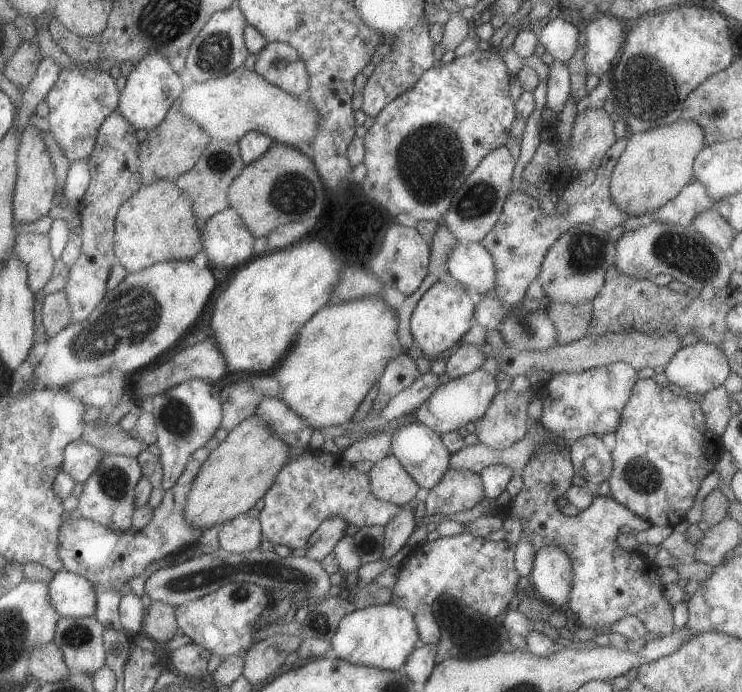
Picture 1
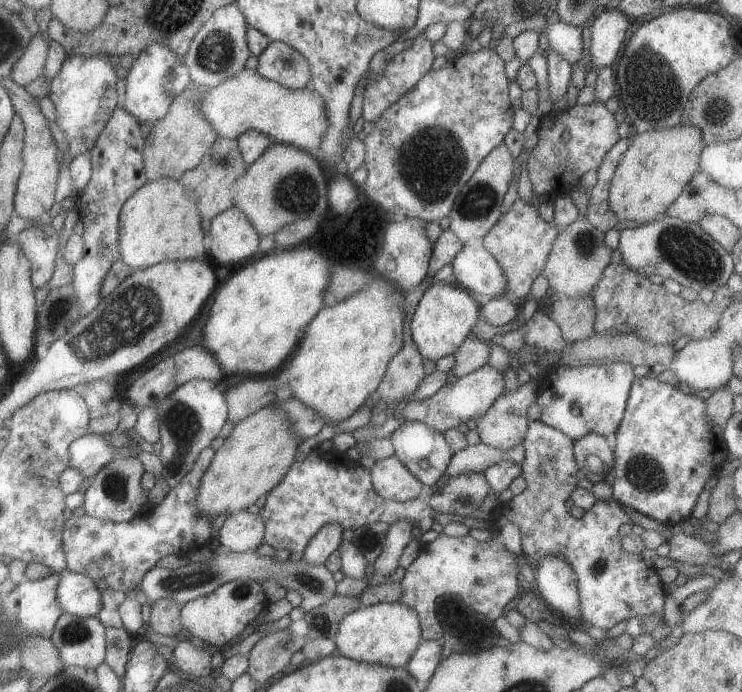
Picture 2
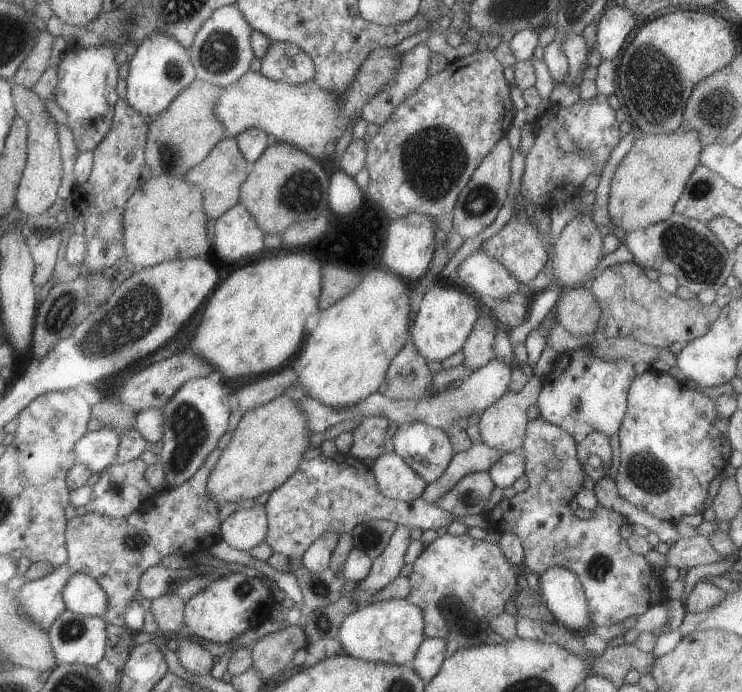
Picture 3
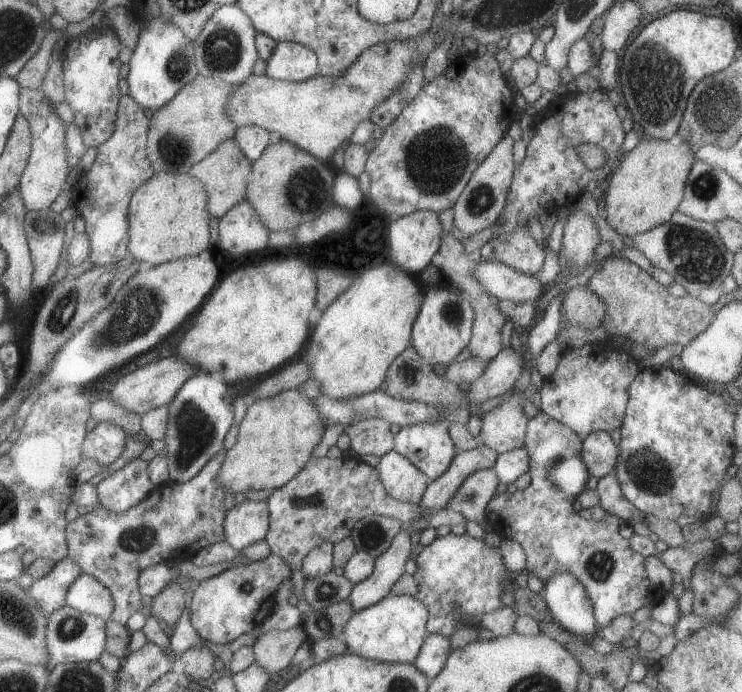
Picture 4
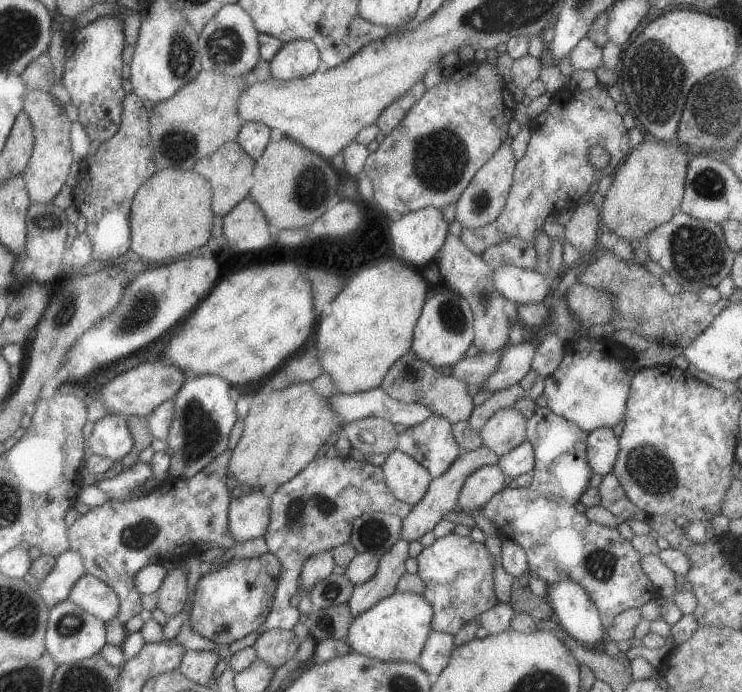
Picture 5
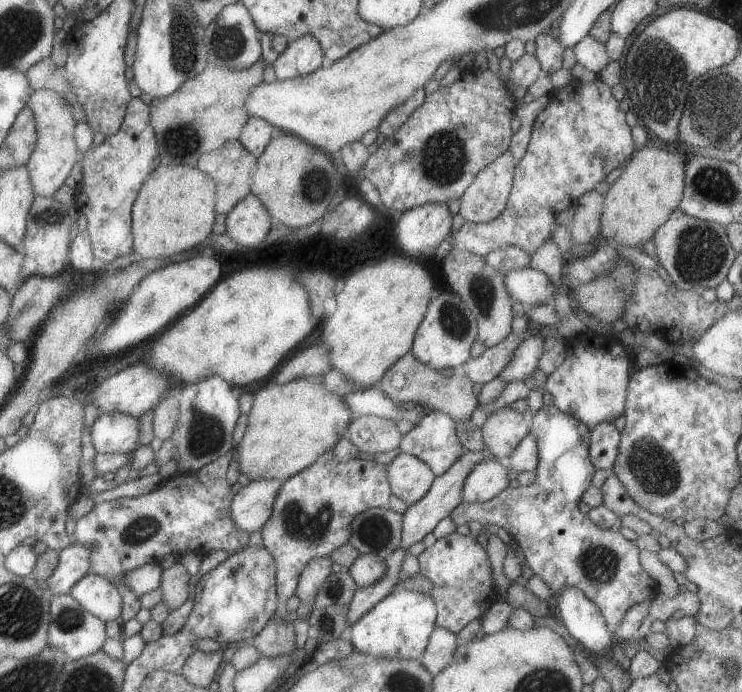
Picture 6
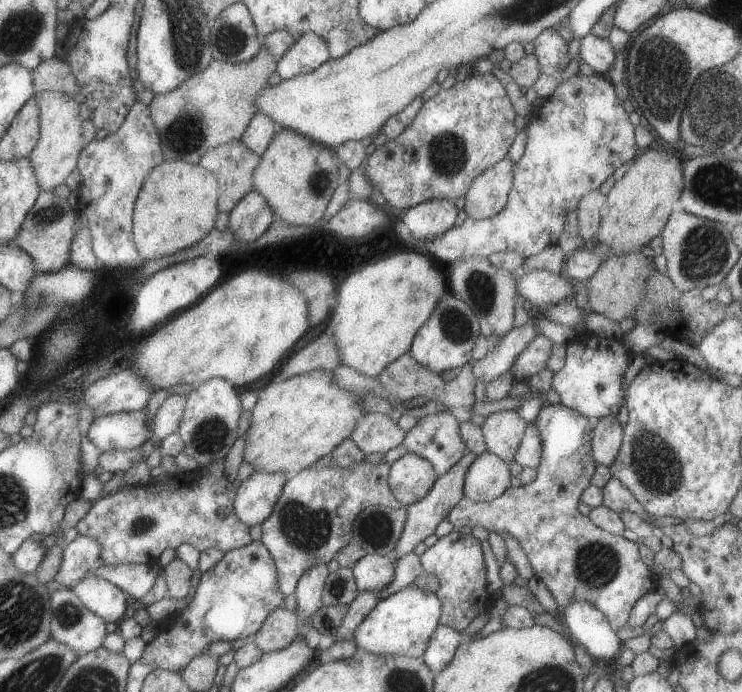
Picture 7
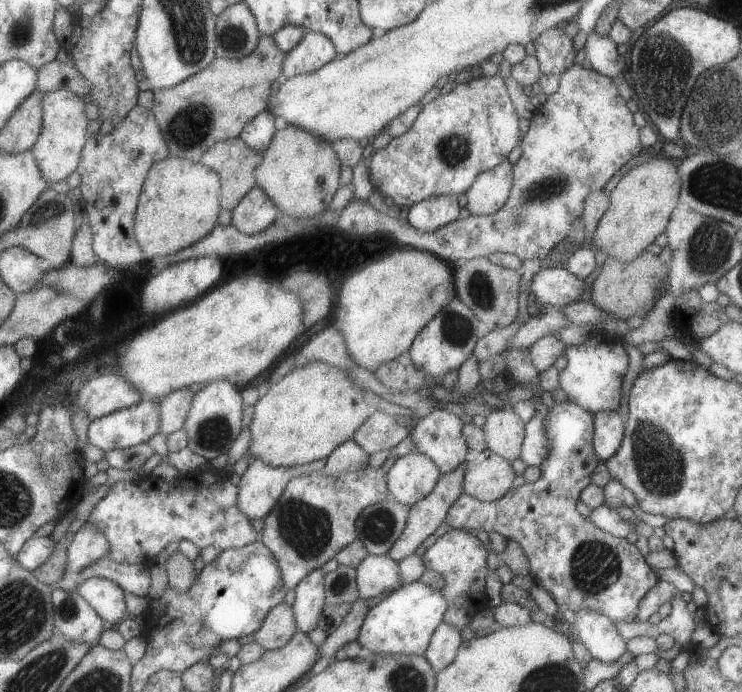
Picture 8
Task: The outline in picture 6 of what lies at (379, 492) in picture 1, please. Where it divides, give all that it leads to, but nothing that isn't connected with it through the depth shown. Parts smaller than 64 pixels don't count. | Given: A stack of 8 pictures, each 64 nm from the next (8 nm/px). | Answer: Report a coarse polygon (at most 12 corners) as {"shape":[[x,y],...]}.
{"shape":[[405,452],[386,468],[390,491],[408,505],[434,479],[425,462]]}

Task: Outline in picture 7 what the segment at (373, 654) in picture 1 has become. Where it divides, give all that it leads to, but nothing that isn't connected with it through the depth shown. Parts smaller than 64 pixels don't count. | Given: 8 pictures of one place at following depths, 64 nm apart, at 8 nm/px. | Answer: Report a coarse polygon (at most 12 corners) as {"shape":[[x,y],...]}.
{"shape":[[407,585],[379,600],[352,640],[420,658],[441,600]]}

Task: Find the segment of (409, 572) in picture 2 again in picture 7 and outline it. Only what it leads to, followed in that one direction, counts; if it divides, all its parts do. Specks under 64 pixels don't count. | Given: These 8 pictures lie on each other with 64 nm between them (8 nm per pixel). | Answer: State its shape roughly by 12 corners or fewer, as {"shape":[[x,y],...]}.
{"shape":[[453,529],[418,556],[439,624],[460,633],[493,598],[479,541]]}

